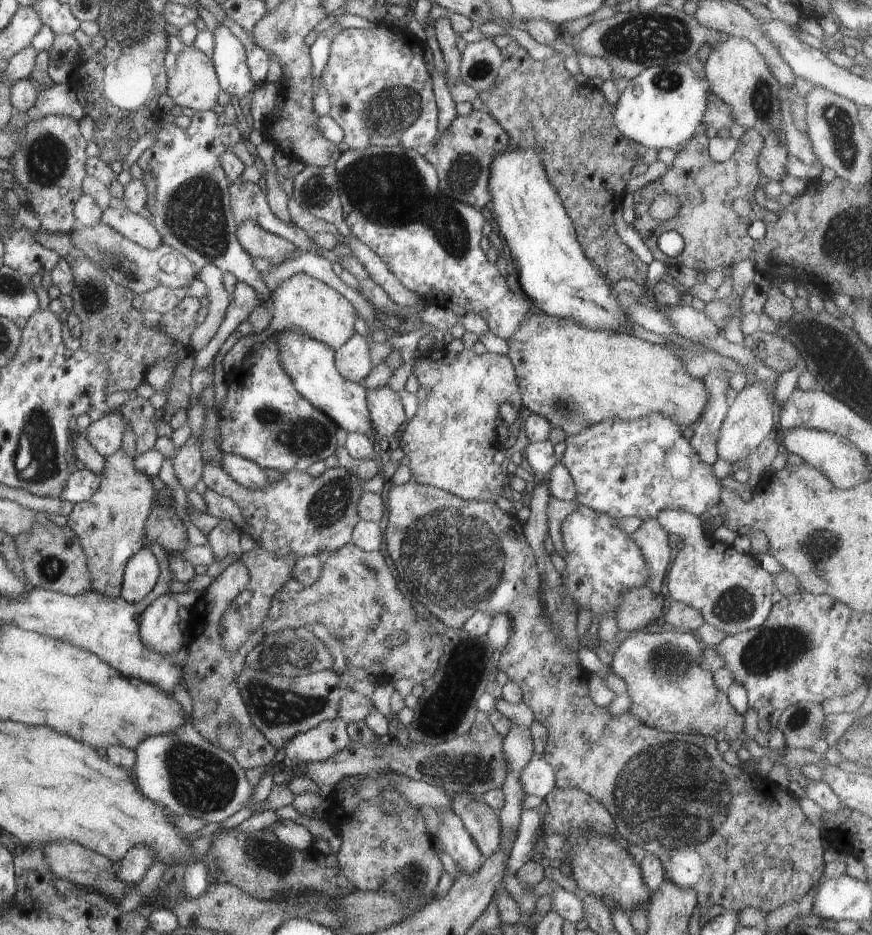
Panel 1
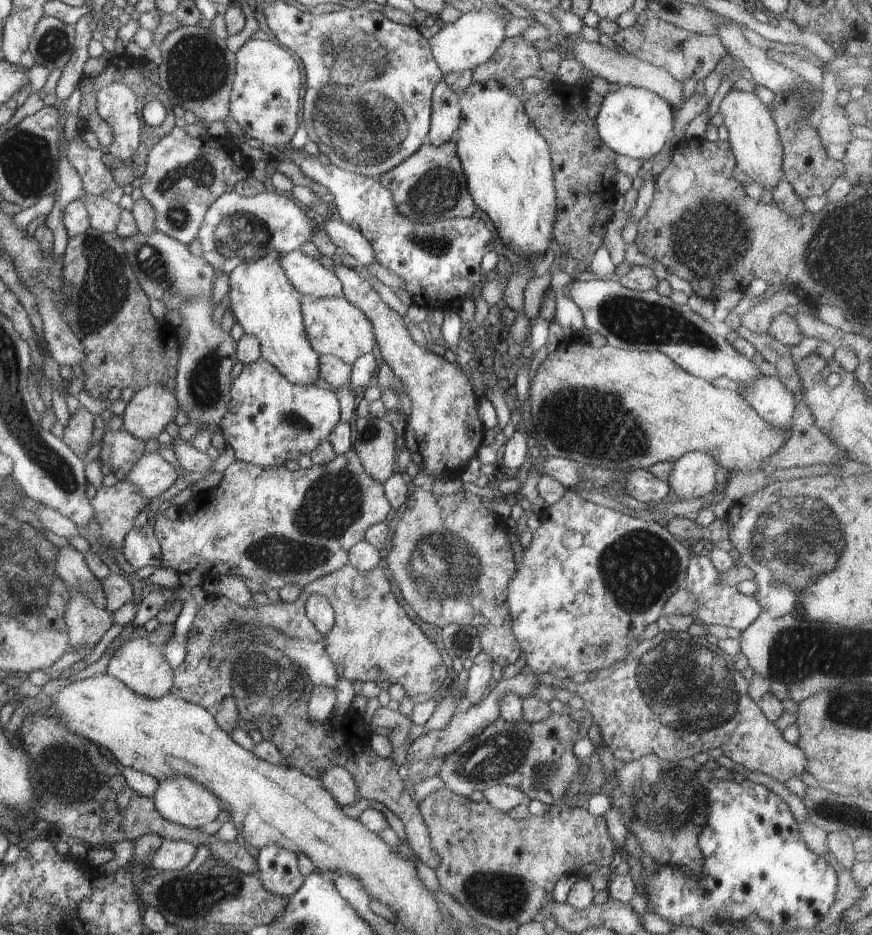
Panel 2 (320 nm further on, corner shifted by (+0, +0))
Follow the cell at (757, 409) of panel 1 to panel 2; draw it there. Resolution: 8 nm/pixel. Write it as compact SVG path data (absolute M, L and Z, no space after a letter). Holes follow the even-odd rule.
M691 451L675 462L668 476L670 492L680 500L694 500L713 492L717 485L716 471L720 464L708 452Z

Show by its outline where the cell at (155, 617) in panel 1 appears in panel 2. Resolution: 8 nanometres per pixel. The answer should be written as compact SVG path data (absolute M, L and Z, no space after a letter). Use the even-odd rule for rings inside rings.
M135 637L115 650L108 661L106 675L124 681L134 692L149 698L159 698L171 694L174 670L166 660L163 647L150 642L148 637Z

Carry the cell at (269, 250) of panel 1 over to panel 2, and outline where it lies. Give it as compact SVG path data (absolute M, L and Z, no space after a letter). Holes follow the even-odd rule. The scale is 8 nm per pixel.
M299 249L282 254L280 266L301 296L343 297L343 287L336 274L324 268L318 259L307 256Z

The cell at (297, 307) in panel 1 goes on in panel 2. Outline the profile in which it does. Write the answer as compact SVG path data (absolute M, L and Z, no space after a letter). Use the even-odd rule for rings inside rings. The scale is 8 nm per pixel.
M304 294L301 296L301 308L306 335L318 354L336 356L353 364L360 356L373 352L376 340L370 320L345 297L317 298Z

